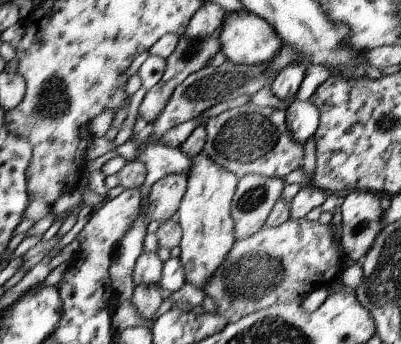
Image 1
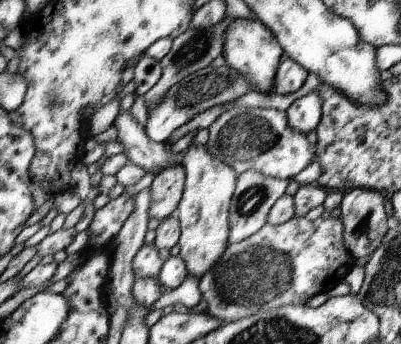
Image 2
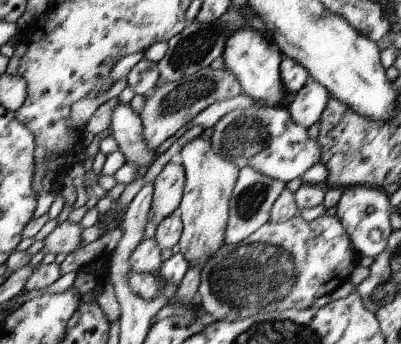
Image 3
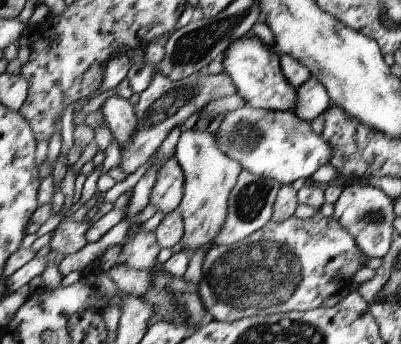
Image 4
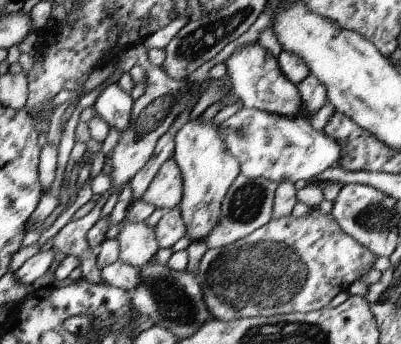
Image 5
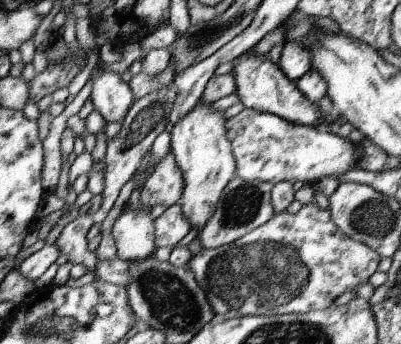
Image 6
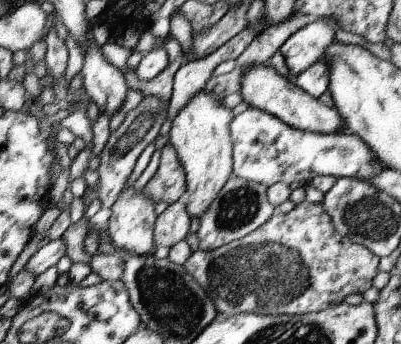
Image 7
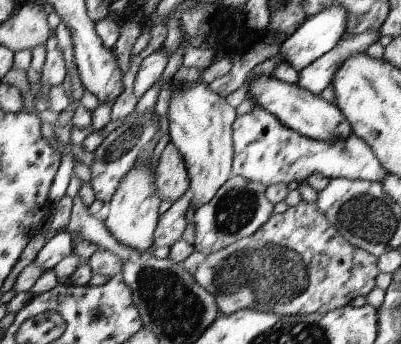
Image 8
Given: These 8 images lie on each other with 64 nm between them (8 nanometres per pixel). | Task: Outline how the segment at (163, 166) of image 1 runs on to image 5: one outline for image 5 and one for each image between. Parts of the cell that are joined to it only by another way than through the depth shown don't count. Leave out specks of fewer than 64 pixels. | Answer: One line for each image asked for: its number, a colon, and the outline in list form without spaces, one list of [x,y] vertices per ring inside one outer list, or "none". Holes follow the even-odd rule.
2: [[[119,112],[113,126],[117,130],[117,142],[123,146],[123,154],[129,164],[143,168],[145,172],[153,172],[155,176],[173,164],[181,164],[181,154],[175,156],[167,146],[151,142],[145,128],[139,126],[129,112]]]
3: [[[119,102],[113,112],[111,112],[111,122],[109,130],[113,140],[117,142],[117,150],[125,156],[127,164],[139,166],[149,166],[153,162],[153,154],[145,144],[143,144],[143,132],[141,132],[141,116],[135,114],[129,104]]]
4: [[[111,94],[99,108],[101,116],[103,116],[103,122],[107,124],[107,128],[111,130],[113,134],[113,140],[117,140],[119,148],[123,148],[135,128],[137,128],[137,118],[135,118],[135,106],[129,104],[129,100],[121,98],[119,94]]]
5: [[[103,82],[99,96],[93,104],[93,110],[109,124],[109,128],[117,128],[119,132],[123,132],[129,124],[129,116],[131,116],[131,108],[133,102],[131,96],[127,92],[123,92],[117,82]]]

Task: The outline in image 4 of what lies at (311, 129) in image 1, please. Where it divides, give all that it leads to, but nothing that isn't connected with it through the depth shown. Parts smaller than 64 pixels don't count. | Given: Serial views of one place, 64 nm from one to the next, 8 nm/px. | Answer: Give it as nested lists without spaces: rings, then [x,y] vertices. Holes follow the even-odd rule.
[[[311,76],[297,88],[297,102],[293,112],[297,118],[311,122],[317,114],[327,110],[327,104],[329,104],[329,96],[325,86]]]

